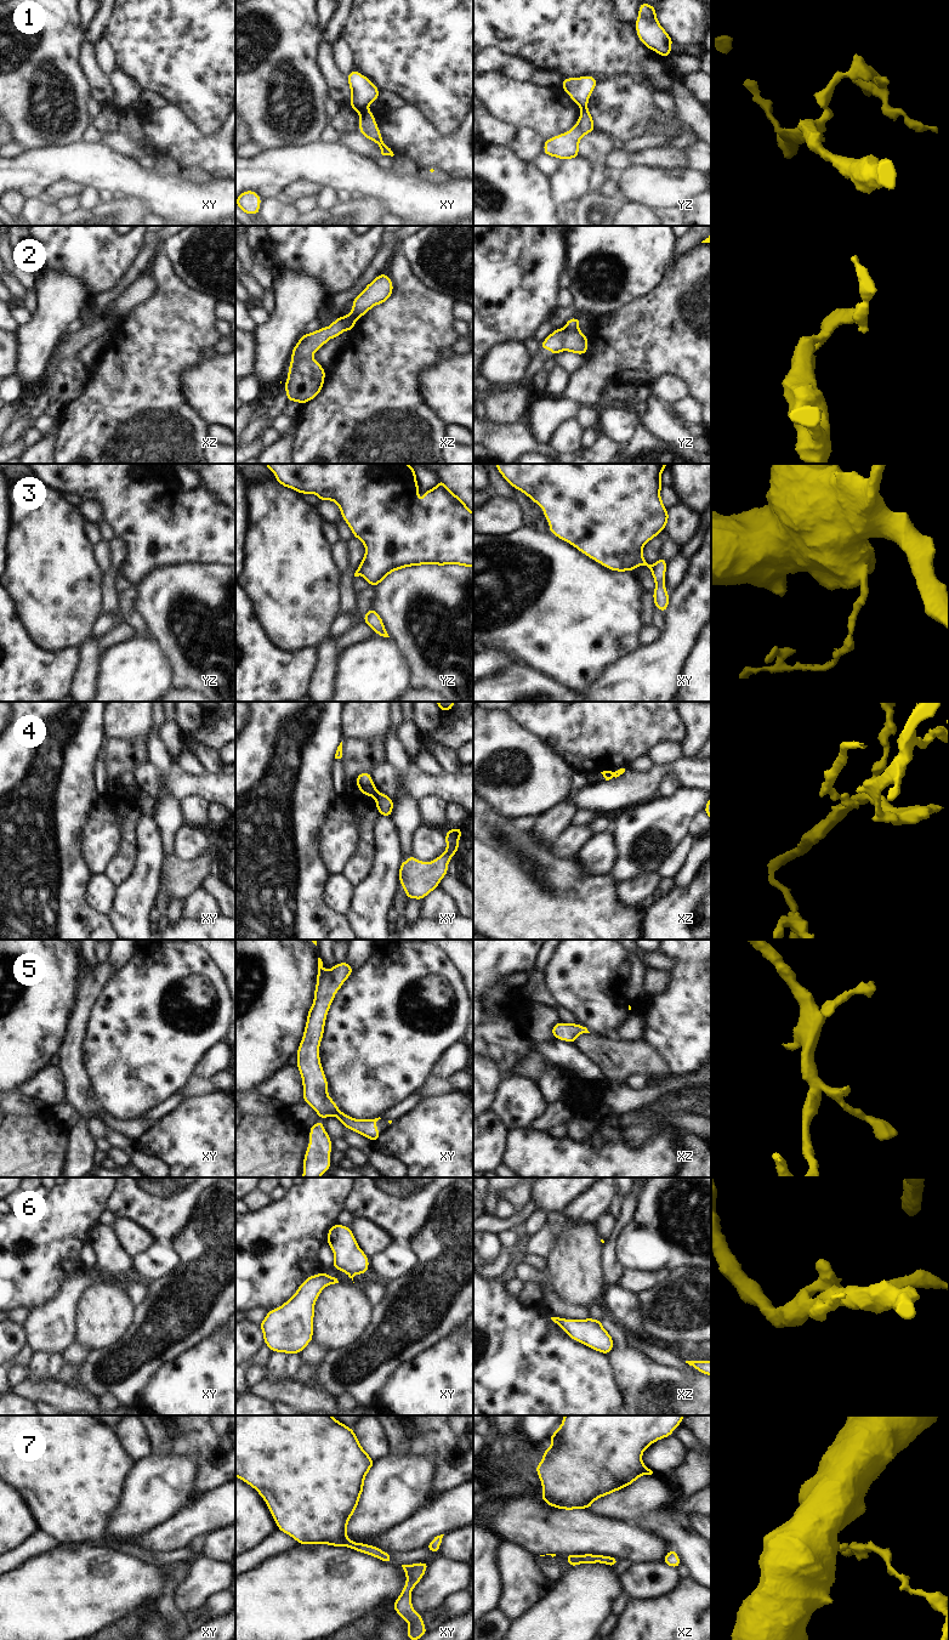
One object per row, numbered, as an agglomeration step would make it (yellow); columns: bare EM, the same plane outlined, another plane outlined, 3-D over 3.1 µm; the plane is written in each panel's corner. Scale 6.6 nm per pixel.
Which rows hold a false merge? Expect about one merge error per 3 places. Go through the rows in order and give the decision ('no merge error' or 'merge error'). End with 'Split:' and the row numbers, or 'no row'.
1: merge error
2: merge error
3: merge error
4: merge error
5: no merge error
6: no merge error
7: no merge error
Split: 1, 2, 3, 4

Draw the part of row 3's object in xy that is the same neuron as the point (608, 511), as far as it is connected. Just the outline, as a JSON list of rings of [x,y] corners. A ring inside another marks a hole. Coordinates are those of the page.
[[[495,464],[495,467],[510,486],[542,509],[549,533],[610,571],[635,573],[637,566],[643,566],[652,572],[653,564],[644,560],[642,551],[669,522],[669,510],[660,498],[660,477],[667,464]]]

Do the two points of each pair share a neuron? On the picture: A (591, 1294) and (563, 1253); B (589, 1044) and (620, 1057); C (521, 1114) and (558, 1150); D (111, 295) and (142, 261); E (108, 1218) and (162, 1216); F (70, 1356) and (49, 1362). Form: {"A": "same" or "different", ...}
{"A": "same", "B": "same", "C": "different", "D": "same", "E": "different", "F": "different"}

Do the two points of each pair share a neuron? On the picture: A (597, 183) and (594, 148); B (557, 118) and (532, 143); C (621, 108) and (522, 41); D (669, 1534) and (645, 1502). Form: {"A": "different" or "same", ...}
{"A": "same", "B": "different", "C": "different", "D": "same"}

